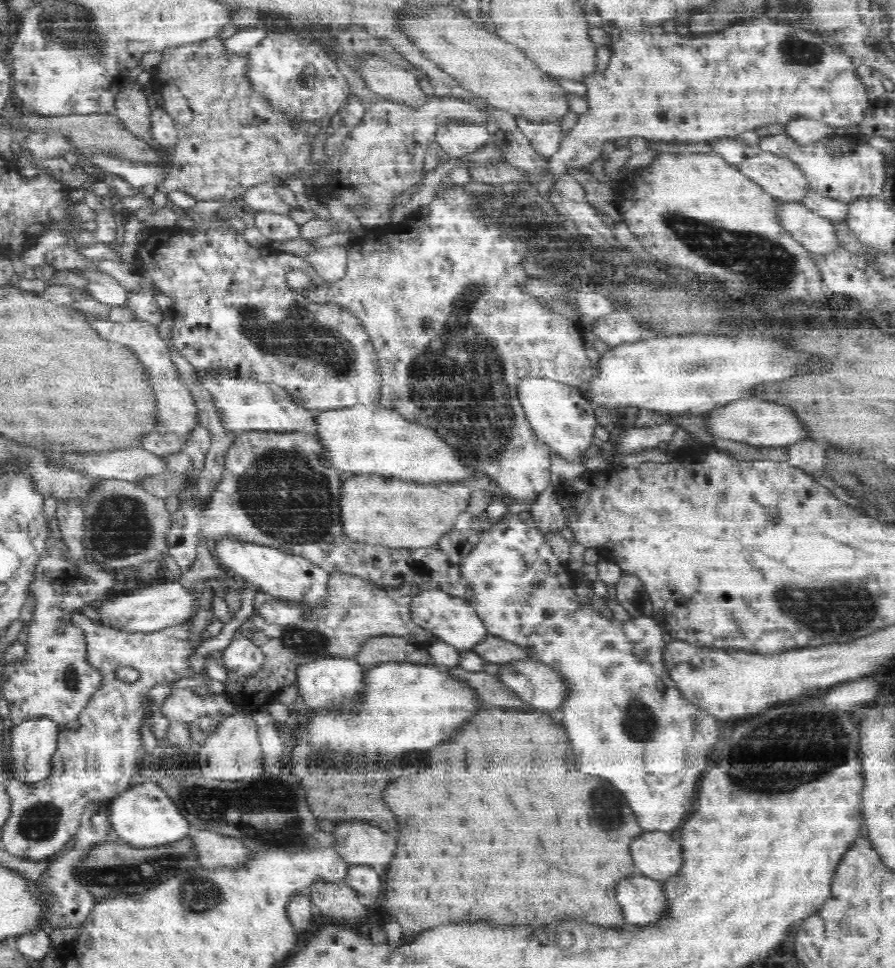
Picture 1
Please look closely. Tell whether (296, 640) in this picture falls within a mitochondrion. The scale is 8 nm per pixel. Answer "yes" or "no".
yes

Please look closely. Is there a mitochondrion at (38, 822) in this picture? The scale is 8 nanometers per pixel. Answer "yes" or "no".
yes

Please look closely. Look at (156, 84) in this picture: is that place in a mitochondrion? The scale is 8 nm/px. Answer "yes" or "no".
no

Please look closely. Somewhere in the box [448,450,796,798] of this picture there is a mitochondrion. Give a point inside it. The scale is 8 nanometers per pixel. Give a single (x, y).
(639, 722)

